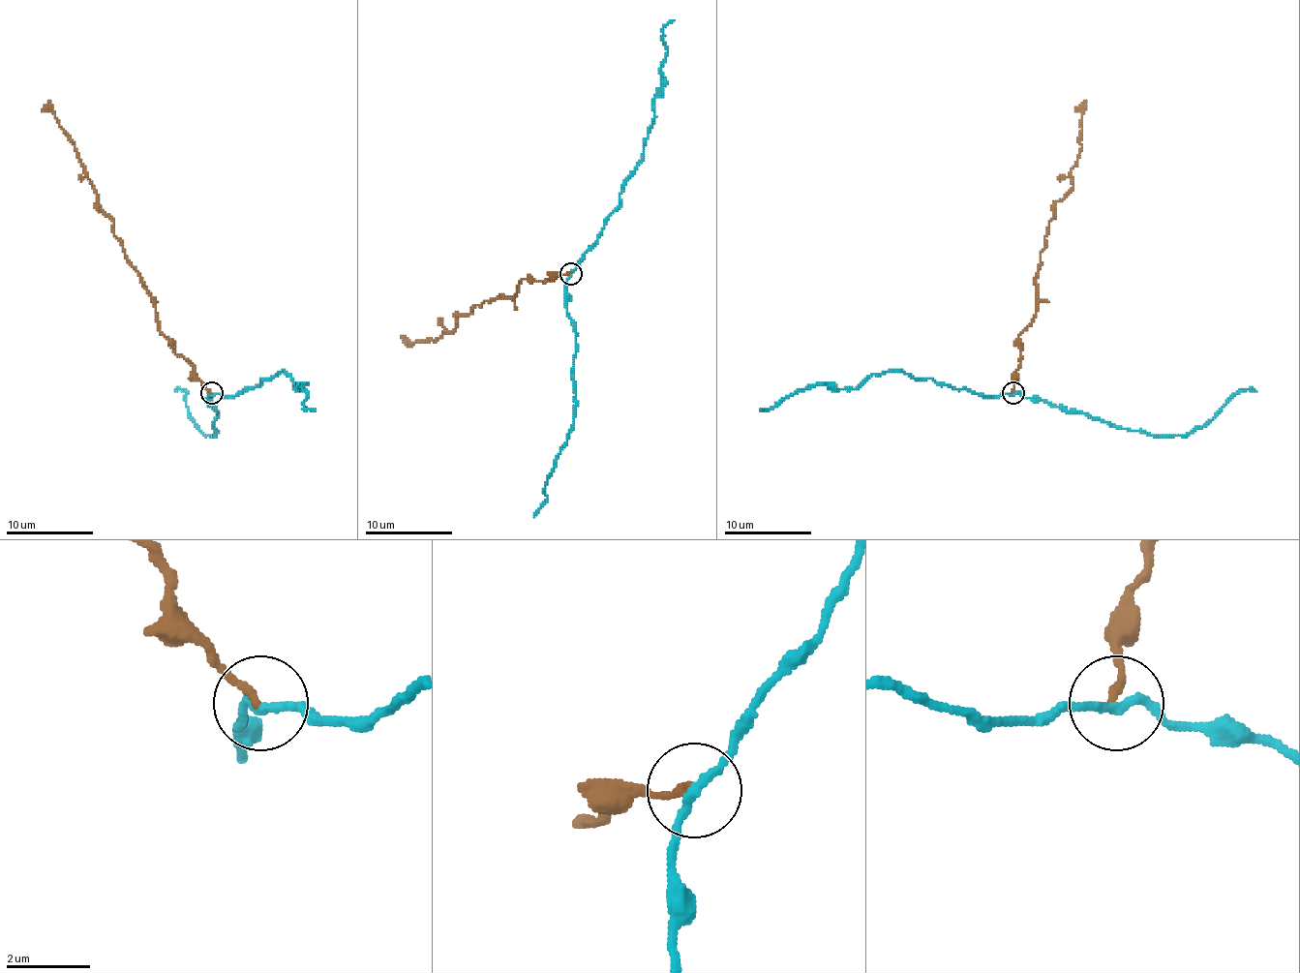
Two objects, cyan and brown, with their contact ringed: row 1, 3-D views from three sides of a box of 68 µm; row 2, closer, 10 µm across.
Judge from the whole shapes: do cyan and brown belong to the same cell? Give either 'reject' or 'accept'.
reject

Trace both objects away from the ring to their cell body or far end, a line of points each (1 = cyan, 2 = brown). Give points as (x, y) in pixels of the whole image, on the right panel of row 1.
1: (1013, 393), (981, 396), (893, 372), (867, 376), (854, 389), (834, 389), (826, 382), (808, 384), (760, 410)
2: (1012, 393), (1020, 365), (1018, 334), (1036, 313), (1036, 278), (1053, 205), (1073, 186), (1083, 100)

